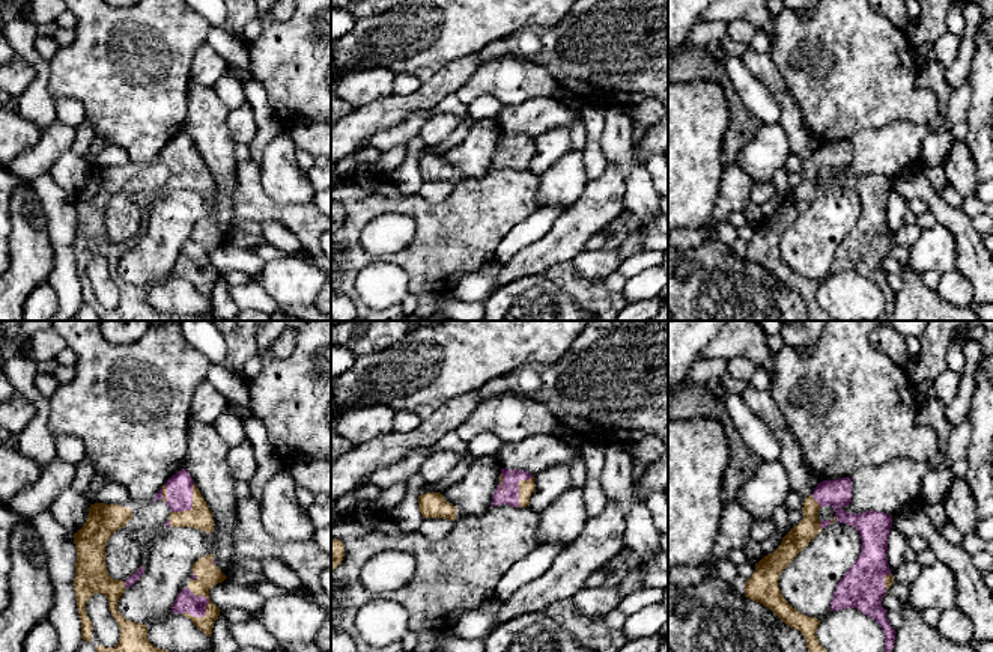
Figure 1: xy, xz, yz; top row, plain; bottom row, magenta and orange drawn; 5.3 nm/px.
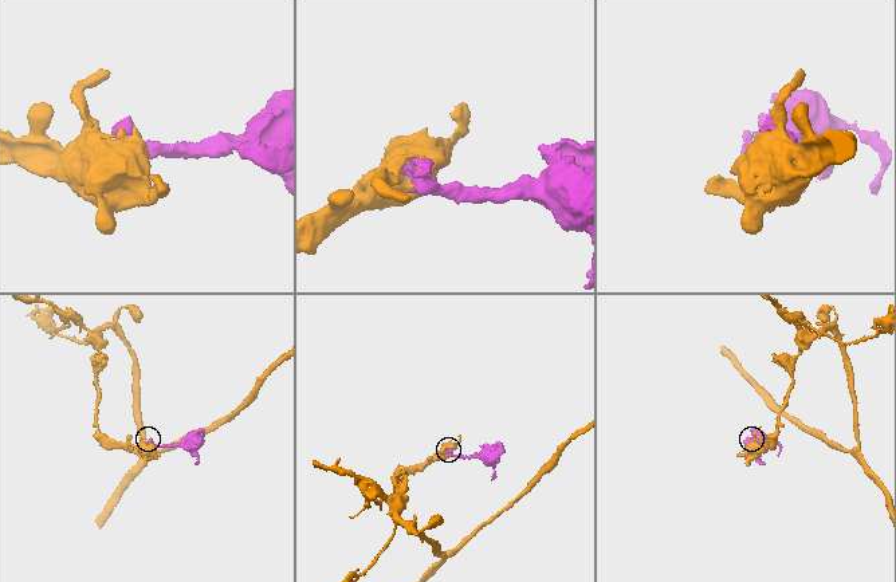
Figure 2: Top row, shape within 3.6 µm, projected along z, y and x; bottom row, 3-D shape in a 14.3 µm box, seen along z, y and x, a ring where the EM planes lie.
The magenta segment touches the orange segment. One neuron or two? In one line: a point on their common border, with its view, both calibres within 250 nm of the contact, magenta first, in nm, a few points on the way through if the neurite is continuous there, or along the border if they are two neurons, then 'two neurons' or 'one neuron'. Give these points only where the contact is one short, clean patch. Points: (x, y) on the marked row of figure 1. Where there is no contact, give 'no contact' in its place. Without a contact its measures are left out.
contact xy (205, 598); calibres 110 and 130 nm; one neuron

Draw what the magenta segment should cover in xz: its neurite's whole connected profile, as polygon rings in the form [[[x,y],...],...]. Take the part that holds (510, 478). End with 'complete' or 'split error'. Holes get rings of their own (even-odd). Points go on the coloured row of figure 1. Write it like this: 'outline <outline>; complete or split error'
outline [[[501,468],[500,483],[492,495],[492,506],[527,507],[534,489],[536,483],[531,473]]]; split error

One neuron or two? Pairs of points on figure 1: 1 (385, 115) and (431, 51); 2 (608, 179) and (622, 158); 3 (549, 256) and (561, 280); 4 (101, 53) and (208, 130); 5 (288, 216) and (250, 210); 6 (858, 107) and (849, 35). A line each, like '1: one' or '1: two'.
1: two
2: two
3: two
4: two
5: one
6: one

